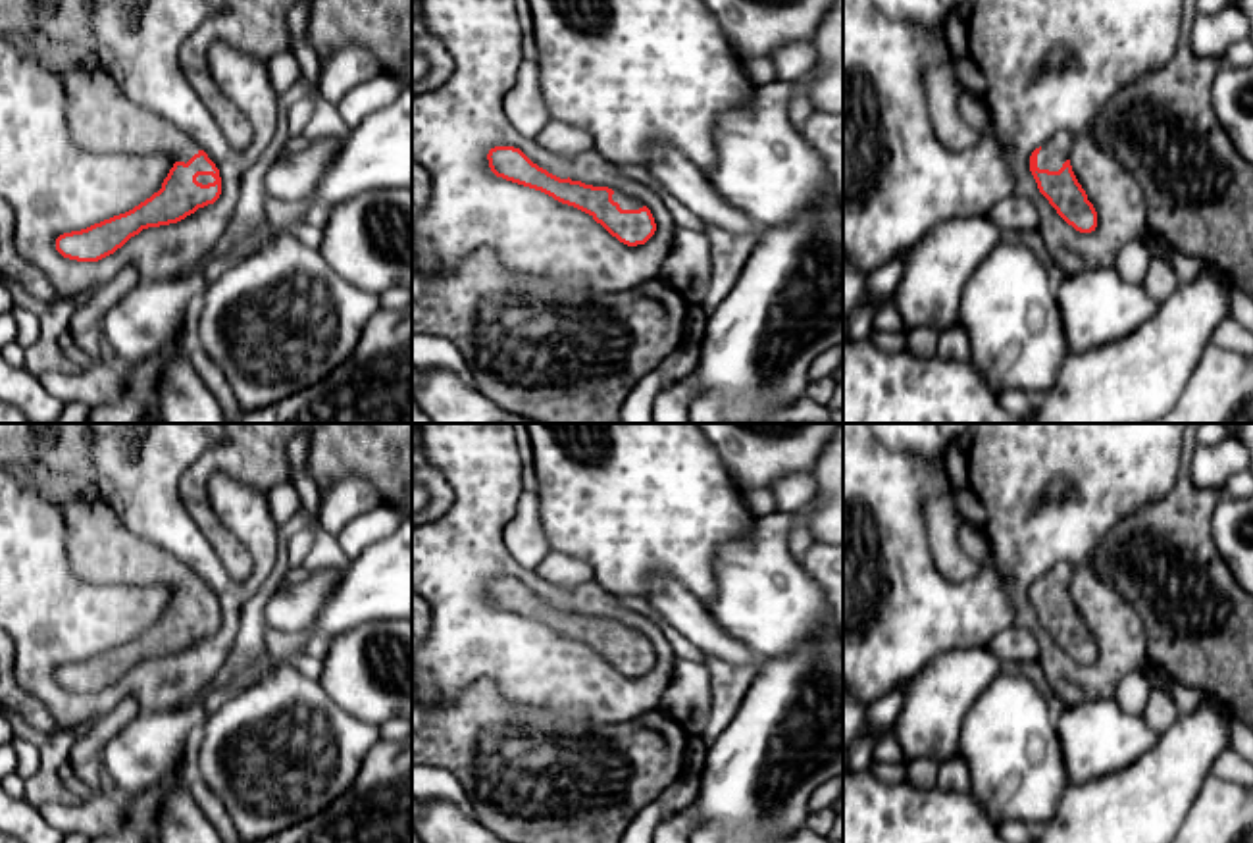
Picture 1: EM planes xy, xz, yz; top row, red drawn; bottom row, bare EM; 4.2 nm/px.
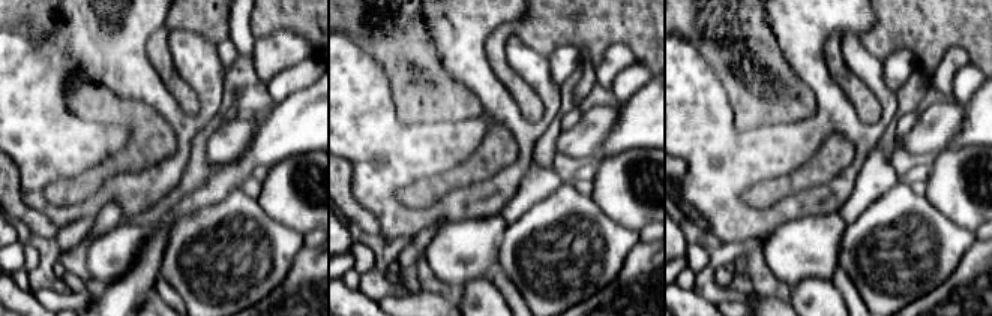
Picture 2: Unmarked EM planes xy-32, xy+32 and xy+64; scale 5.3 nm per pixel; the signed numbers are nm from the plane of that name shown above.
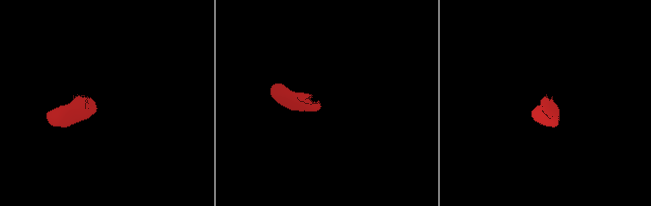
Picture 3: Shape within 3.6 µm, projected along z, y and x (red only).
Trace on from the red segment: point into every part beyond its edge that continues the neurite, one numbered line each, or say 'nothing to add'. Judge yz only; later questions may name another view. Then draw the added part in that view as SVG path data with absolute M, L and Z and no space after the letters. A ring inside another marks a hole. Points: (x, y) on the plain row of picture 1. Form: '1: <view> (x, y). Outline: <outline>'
1: yz (1051, 587). Outline: M1070 562L1055 564L1039 581L1037 585L1037 599L1059 602L1062 595L1068 591L1072 581L1074 568Z

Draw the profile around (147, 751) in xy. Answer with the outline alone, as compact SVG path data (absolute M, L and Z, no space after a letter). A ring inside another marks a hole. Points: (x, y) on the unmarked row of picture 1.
M202 704L141 712L104 745L102 768L121 795L137 797L179 770L208 716Z

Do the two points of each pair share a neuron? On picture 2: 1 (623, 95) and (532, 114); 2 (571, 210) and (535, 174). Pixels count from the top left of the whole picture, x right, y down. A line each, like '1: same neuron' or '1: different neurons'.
1: different neurons
2: different neurons

